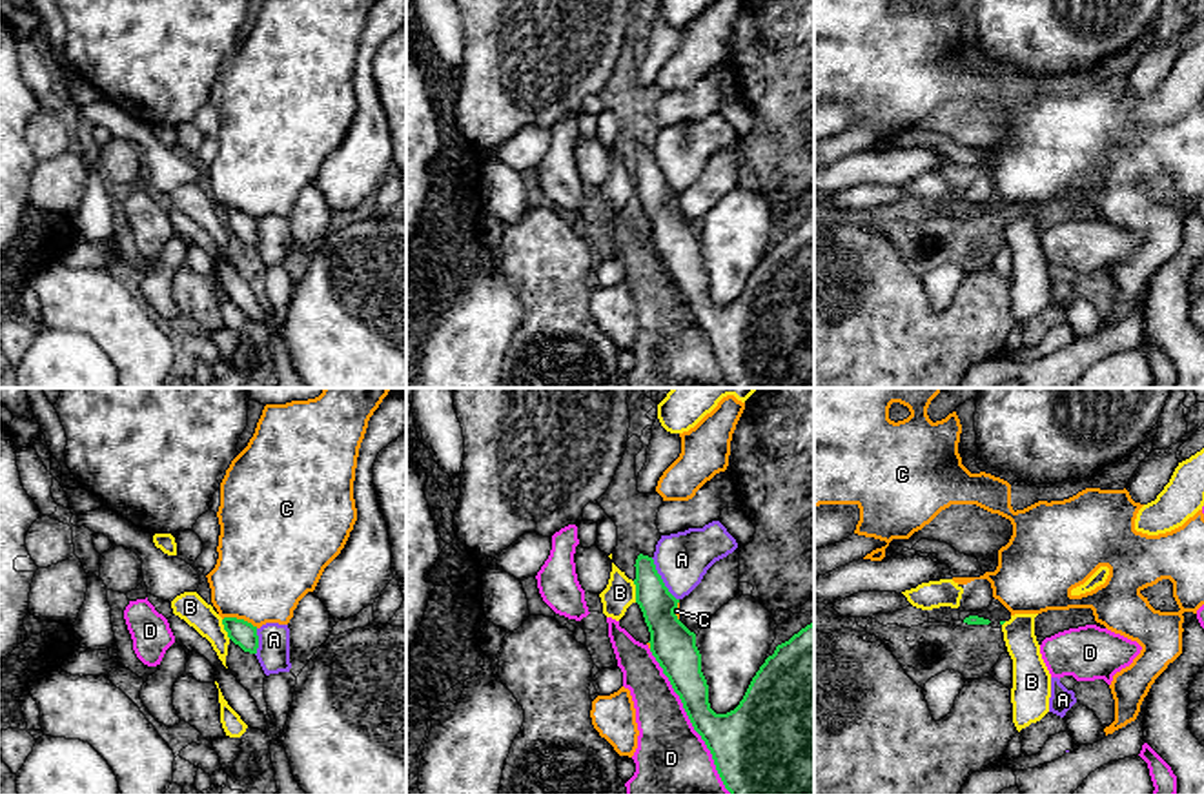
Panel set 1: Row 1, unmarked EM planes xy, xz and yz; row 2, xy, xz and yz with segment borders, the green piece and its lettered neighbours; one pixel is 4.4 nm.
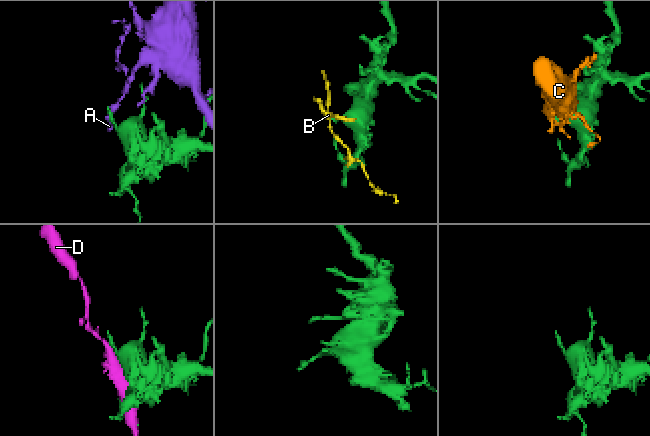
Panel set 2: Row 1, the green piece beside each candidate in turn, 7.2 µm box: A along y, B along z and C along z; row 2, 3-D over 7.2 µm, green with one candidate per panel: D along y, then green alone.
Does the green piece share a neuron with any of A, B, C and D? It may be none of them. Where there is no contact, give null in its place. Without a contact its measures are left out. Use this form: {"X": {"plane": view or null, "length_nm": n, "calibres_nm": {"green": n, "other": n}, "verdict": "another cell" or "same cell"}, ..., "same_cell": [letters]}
{"A": {"plane": "xz", "length_nm": 220, "calibres_nm": {"green": 160, "other": 240}, "verdict": "another cell"}, "B": {"plane": "xz", "length_nm": 100, "calibres_nm": {"green": 180, "other": 140}, "verdict": "another cell"}, "C": {"plane": "xy", "length_nm": 170, "calibres_nm": {"green": 110, "other": 420}, "verdict": "another cell"}, "D": {"plane": "xz", "length_nm": 750, "calibres_nm": {"green": 300, "other": 360}, "verdict": "another cell"}, "same_cell": []}

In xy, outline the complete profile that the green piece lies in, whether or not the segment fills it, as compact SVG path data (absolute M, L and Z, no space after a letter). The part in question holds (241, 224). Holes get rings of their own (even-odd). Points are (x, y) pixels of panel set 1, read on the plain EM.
M224 209L222 217L224 222L228 224L228 229L235 237L239 237L244 244L257 246L259 240L257 219L237 209Z

